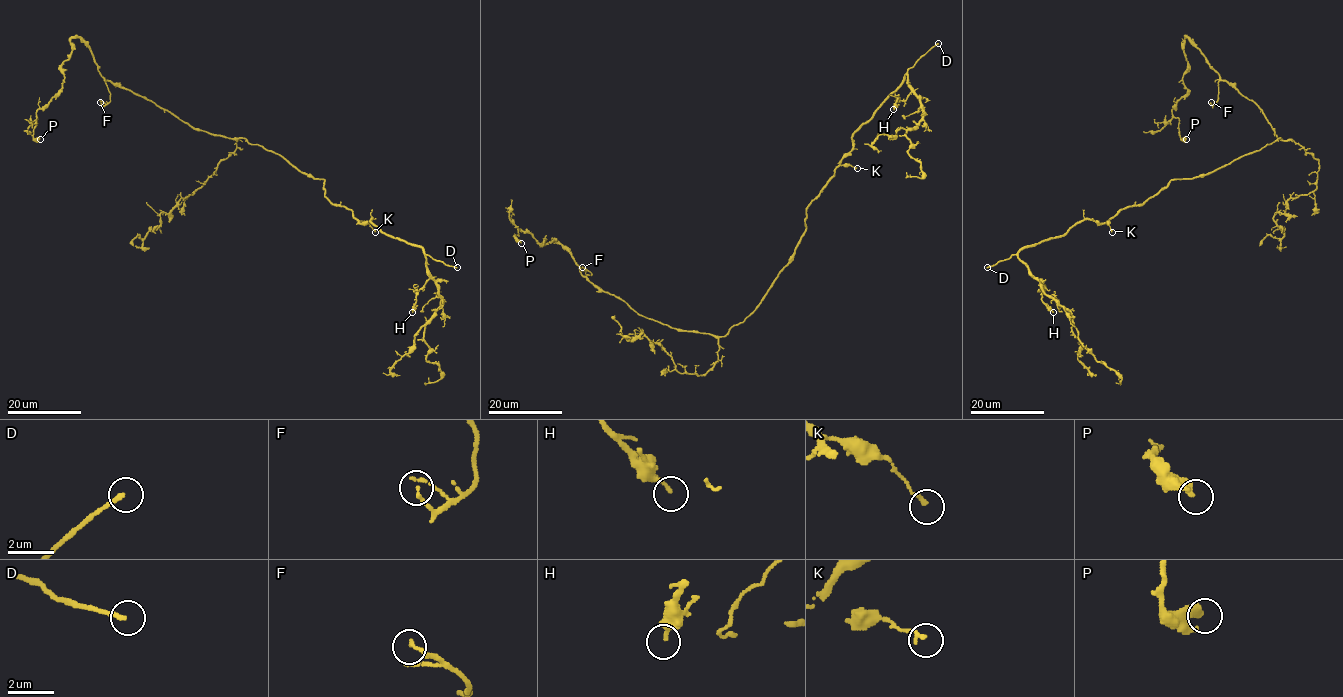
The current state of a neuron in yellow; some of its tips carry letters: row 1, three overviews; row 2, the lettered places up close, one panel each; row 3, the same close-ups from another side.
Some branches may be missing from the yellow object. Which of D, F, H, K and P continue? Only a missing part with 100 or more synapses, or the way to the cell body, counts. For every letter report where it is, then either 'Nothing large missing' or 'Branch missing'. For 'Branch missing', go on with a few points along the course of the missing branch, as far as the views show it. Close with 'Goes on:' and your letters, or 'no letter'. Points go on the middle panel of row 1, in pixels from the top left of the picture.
D: Place: (938, 43). Branch missing
F: Place: (582, 267). Nothing large missing
H: Place: (893, 109). Nothing large missing
K: Place: (857, 168). Nothing large missing
P: Place: (521, 243). Nothing large missing
Goes on: D

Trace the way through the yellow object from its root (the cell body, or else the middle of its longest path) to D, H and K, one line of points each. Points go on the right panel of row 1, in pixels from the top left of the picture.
D: (1216, 169), (1194, 178), (1174, 178), (1104, 222), (1083, 219), (1062, 235), (1027, 245), (987, 267)
H: (1216, 169), (1174, 178), (1104, 222), (1083, 219), (1023, 248), (1018, 257), (1053, 312)
K: (1216, 169), (1194, 178), (1174, 178), (1142, 203), (1123, 208), (1109, 221), (1112, 232)

